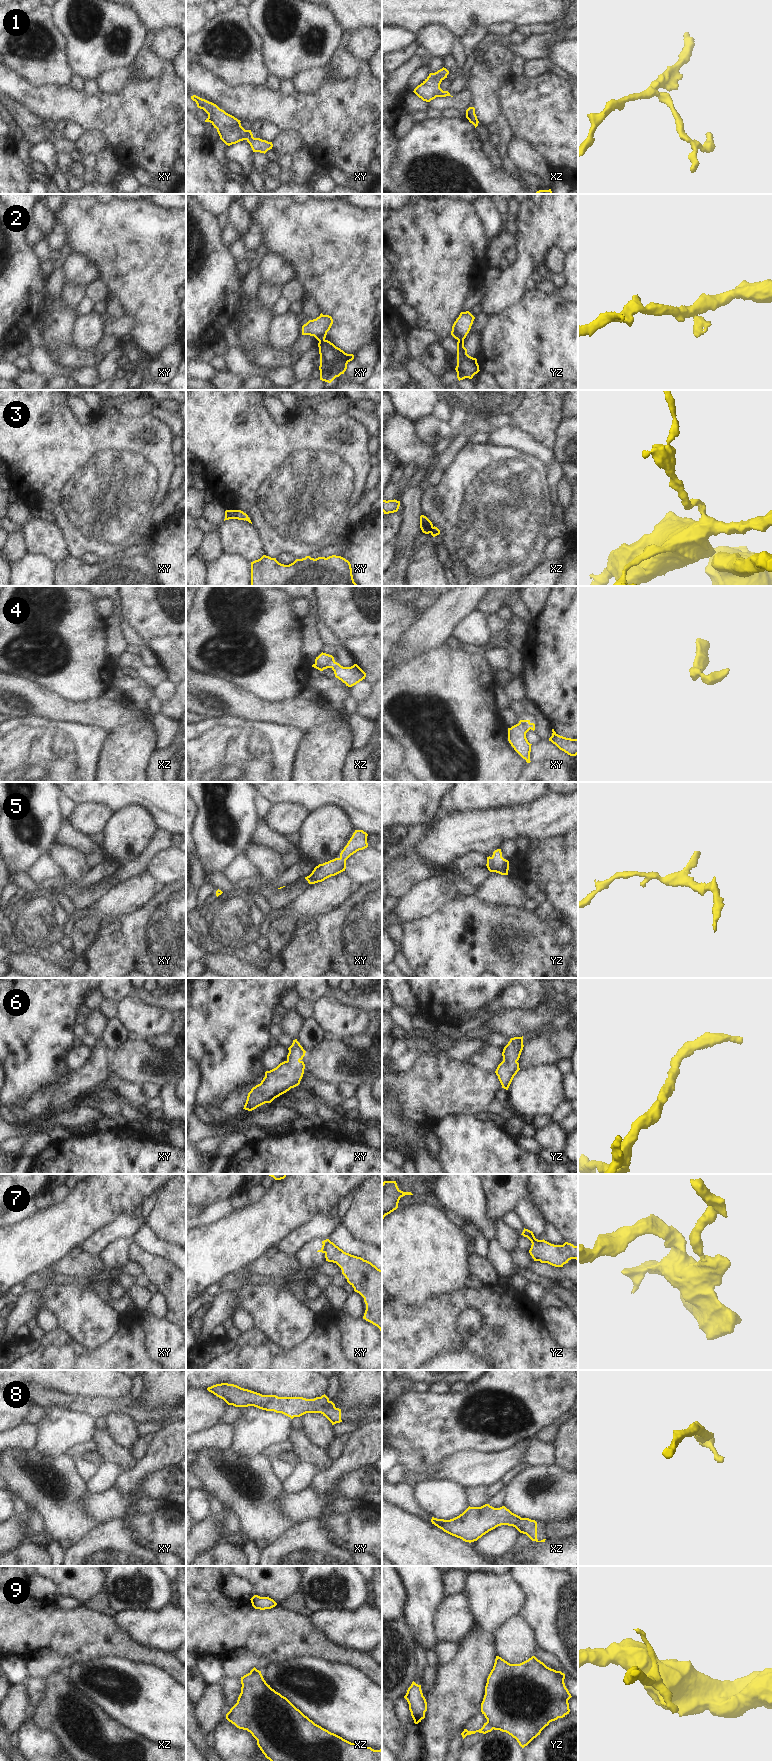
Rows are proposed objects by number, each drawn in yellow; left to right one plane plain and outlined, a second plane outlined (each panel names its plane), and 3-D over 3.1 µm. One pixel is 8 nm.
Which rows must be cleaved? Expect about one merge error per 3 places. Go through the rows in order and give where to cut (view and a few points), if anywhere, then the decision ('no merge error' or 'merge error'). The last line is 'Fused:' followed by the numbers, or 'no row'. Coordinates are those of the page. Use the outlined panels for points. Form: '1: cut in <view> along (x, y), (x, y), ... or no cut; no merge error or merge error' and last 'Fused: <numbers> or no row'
1: no cut; no merge error
2: cut in xy along (324, 339), (319, 341); merge error
3: no cut; no merge error
4: no cut; no merge error
5: no cut; no merge error
6: no cut; no merge error
7: cut in xy along (329, 1240), (325, 1253); merge error
8: no cut; no merge error
9: cut in yz along (487, 1721), (493, 1728); merge error
Fused: 2, 7, 9

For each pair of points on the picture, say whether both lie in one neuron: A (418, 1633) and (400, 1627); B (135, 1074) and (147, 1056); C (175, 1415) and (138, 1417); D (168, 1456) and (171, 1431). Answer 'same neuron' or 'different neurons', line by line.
A: different neurons
B: same neuron
C: same neuron
D: same neuron

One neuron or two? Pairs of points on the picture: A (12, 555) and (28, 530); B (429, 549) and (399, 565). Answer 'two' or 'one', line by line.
A: two
B: two

